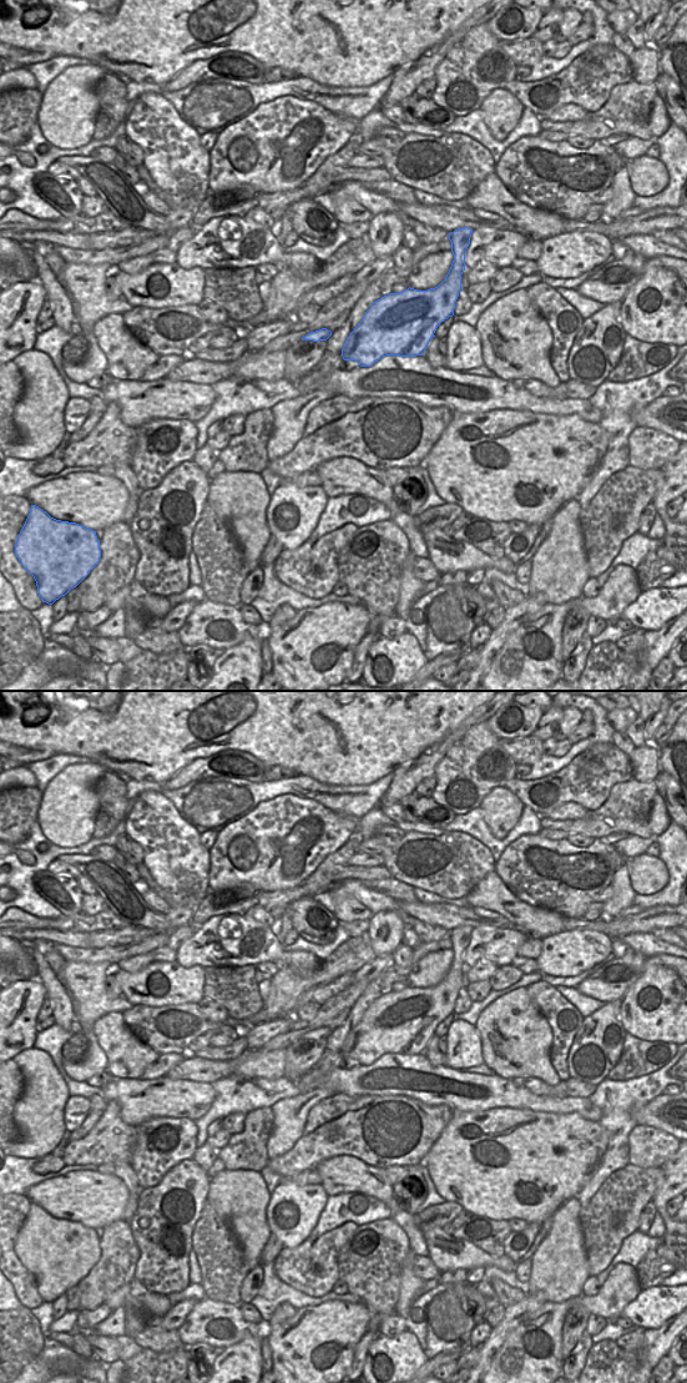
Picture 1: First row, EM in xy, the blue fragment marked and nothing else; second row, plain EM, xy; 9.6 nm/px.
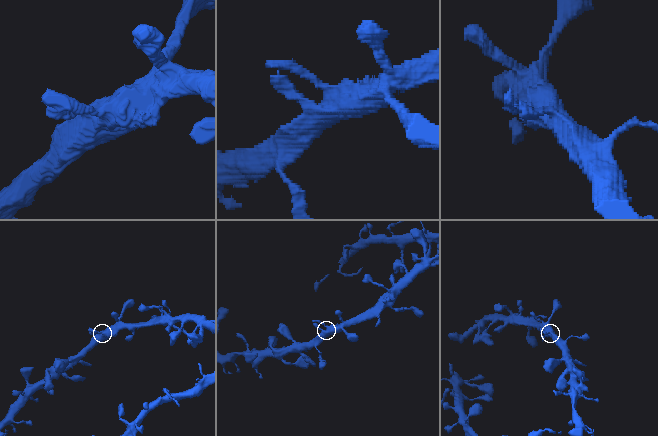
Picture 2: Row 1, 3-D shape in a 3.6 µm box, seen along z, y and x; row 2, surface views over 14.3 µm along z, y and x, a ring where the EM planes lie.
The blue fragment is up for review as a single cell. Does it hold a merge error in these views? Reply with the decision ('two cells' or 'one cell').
one cell

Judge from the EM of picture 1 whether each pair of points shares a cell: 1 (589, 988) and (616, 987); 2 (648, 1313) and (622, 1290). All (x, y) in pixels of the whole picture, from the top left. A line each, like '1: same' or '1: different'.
1: same
2: different

